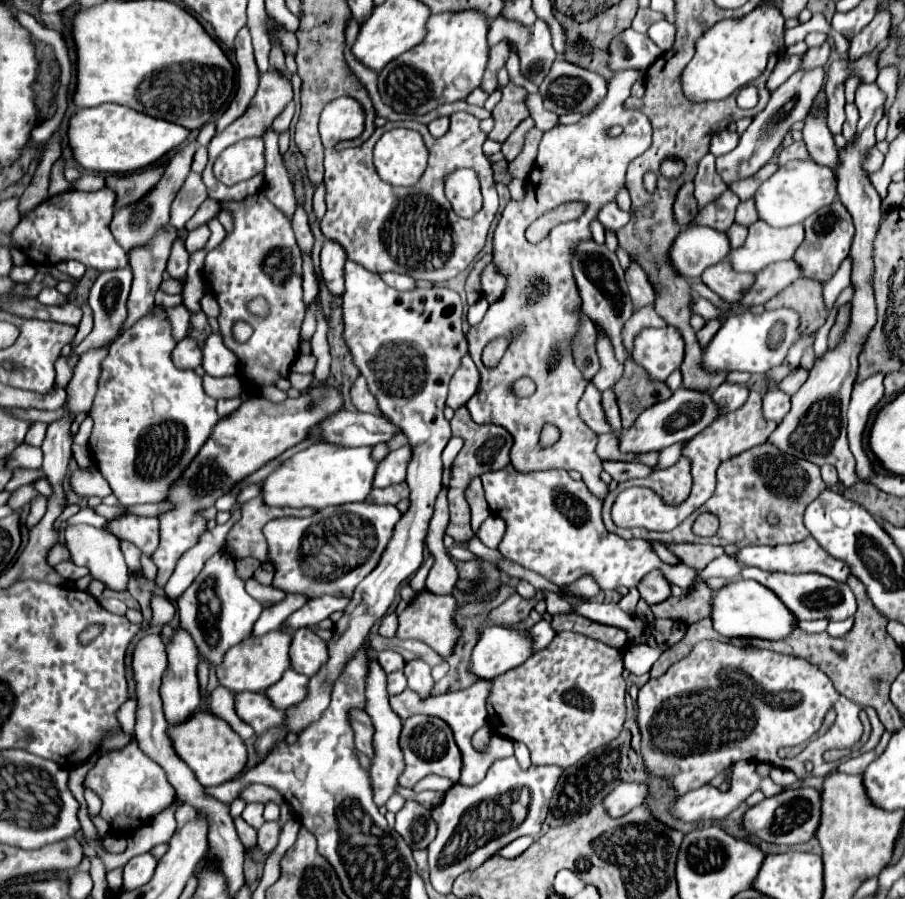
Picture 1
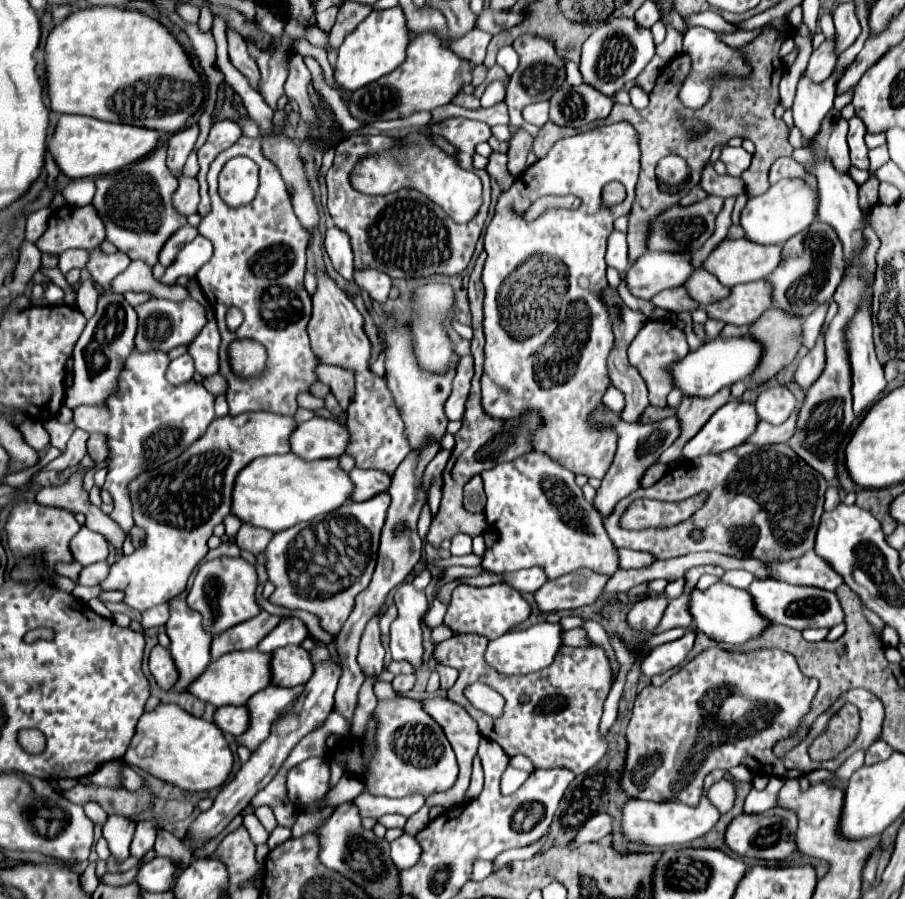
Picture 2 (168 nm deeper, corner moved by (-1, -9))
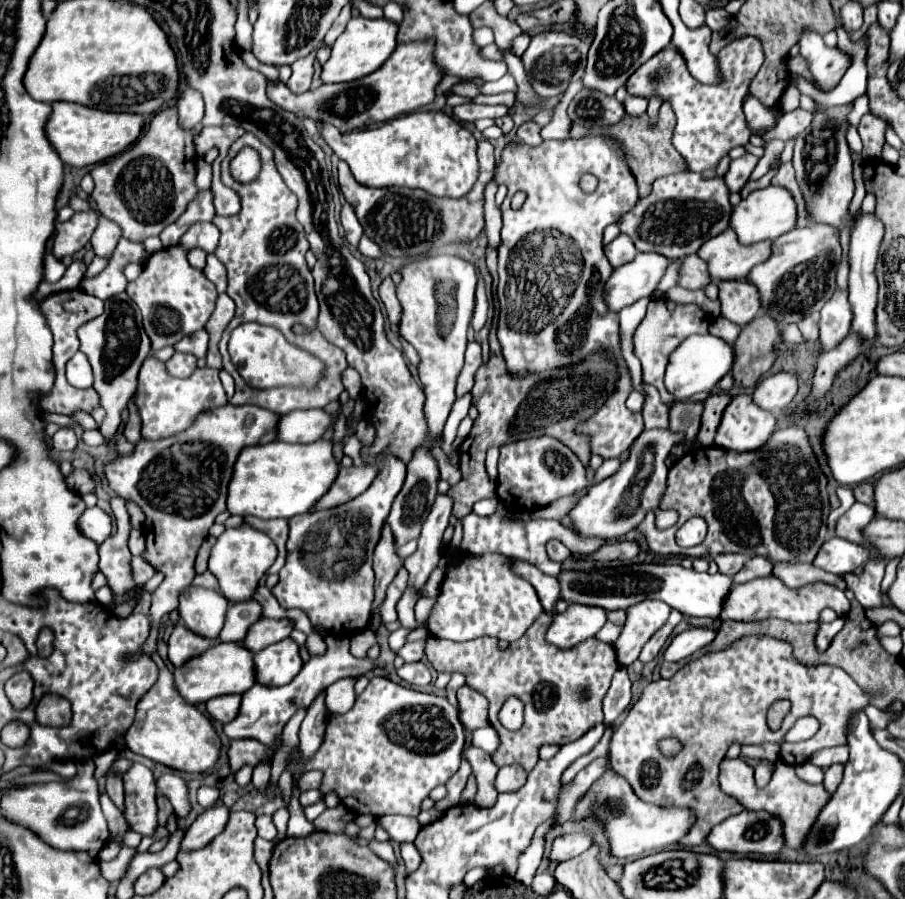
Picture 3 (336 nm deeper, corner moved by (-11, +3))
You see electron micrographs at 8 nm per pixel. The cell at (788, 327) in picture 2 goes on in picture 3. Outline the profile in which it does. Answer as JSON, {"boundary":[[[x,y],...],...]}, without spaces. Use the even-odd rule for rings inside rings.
{"boundary":[[[763,314],[755,316],[751,324],[743,328],[735,342],[735,364],[731,368],[731,376],[735,386],[753,388],[755,382],[771,368],[775,362],[773,346],[781,340],[777,322]]]}

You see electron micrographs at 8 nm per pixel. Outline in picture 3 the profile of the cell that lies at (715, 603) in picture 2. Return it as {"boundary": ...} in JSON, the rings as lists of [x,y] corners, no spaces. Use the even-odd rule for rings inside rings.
{"boundary":[[[621,564],[613,568],[605,566],[591,572],[561,570],[557,580],[561,586],[559,596],[567,604],[589,604],[601,606],[605,610],[627,610],[643,600],[661,600],[679,610],[683,616],[709,616],[713,620],[717,620],[727,592],[733,586],[733,578],[725,574],[699,574],[679,564]]]}

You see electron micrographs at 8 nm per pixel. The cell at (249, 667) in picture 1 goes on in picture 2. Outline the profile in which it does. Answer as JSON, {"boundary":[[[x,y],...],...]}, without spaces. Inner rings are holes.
{"boundary":[[[247,650],[247,652],[229,652],[221,656],[217,662],[209,664],[207,670],[191,684],[189,692],[205,702],[219,706],[233,704],[243,706],[249,696],[255,696],[255,692],[261,692],[261,688],[267,688],[271,684],[271,670],[269,670],[269,658],[271,654],[259,652],[259,650]]]}

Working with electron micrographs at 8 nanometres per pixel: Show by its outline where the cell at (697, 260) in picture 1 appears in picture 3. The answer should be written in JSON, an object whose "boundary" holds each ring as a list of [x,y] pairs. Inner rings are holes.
{"boundary":[[[641,252],[633,262],[623,264],[621,268],[613,270],[605,284],[607,306],[613,312],[619,312],[625,306],[631,306],[639,298],[651,296],[659,280],[663,278],[669,260],[655,252]]]}

